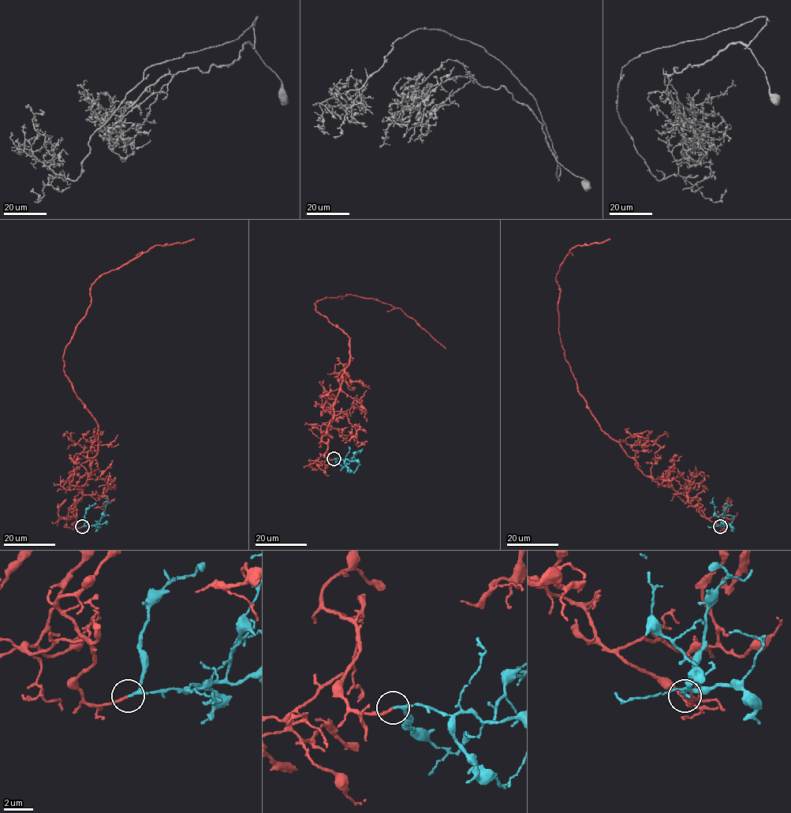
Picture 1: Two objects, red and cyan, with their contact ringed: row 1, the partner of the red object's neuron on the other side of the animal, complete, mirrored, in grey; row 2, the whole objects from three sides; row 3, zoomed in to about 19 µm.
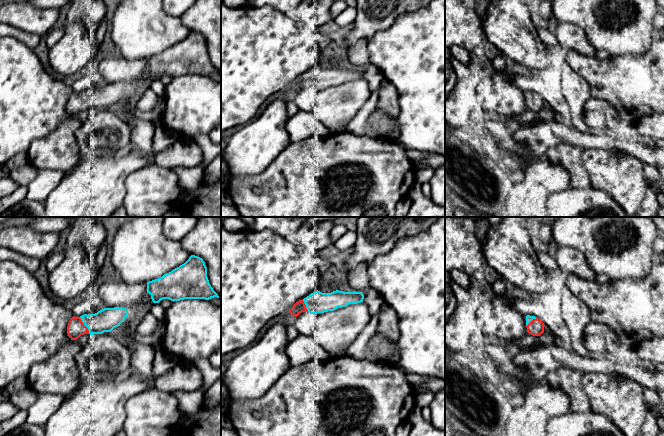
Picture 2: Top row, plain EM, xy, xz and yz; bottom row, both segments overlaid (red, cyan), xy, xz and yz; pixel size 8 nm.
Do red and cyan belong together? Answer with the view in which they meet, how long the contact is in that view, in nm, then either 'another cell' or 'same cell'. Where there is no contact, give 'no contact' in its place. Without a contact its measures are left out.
contact in xy; length 170 nm; same cell

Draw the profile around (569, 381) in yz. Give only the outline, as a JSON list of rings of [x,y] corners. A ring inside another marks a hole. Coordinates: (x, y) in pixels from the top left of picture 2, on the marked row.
[[[561,368],[550,372],[546,380],[551,388],[562,390],[570,399],[570,411],[583,413],[591,410],[589,399],[581,384],[582,375],[572,369]]]

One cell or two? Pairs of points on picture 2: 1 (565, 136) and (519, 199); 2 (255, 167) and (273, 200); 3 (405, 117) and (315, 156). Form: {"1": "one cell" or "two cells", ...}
{"1": "two cells", "2": "two cells", "3": "two cells"}

